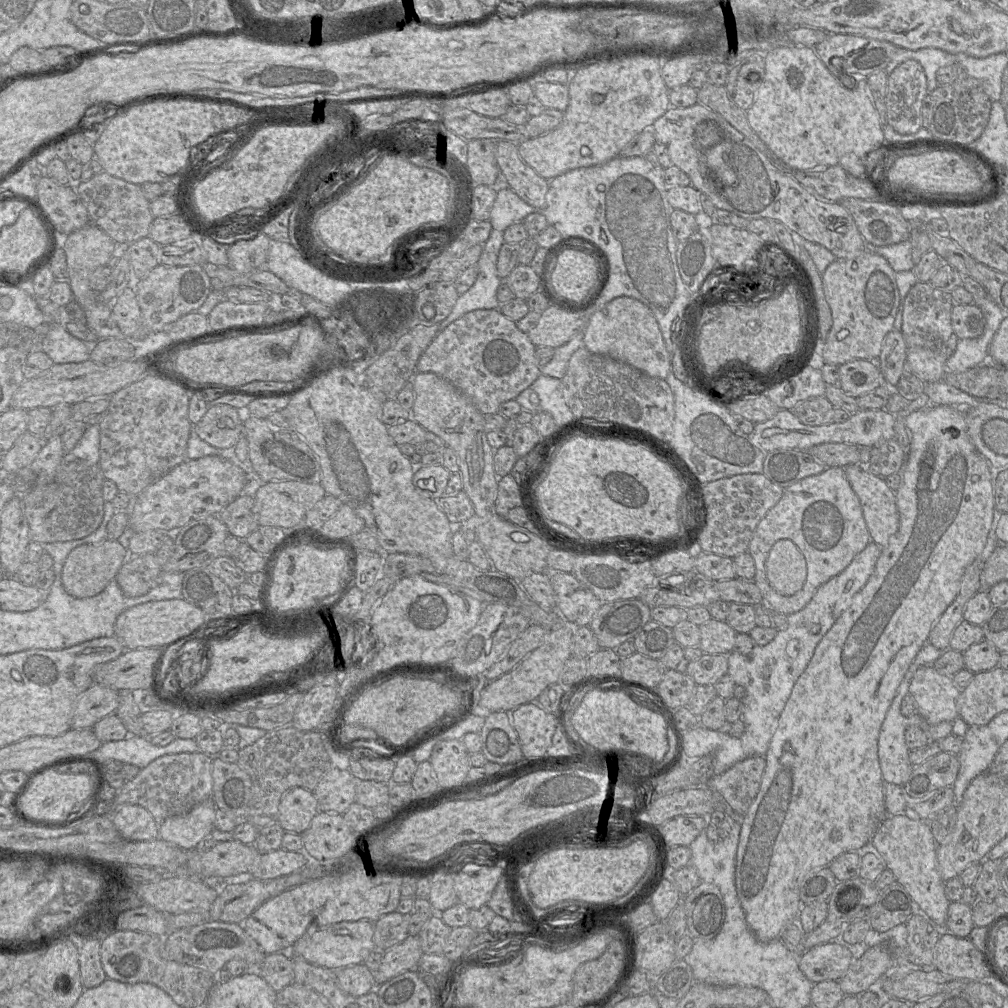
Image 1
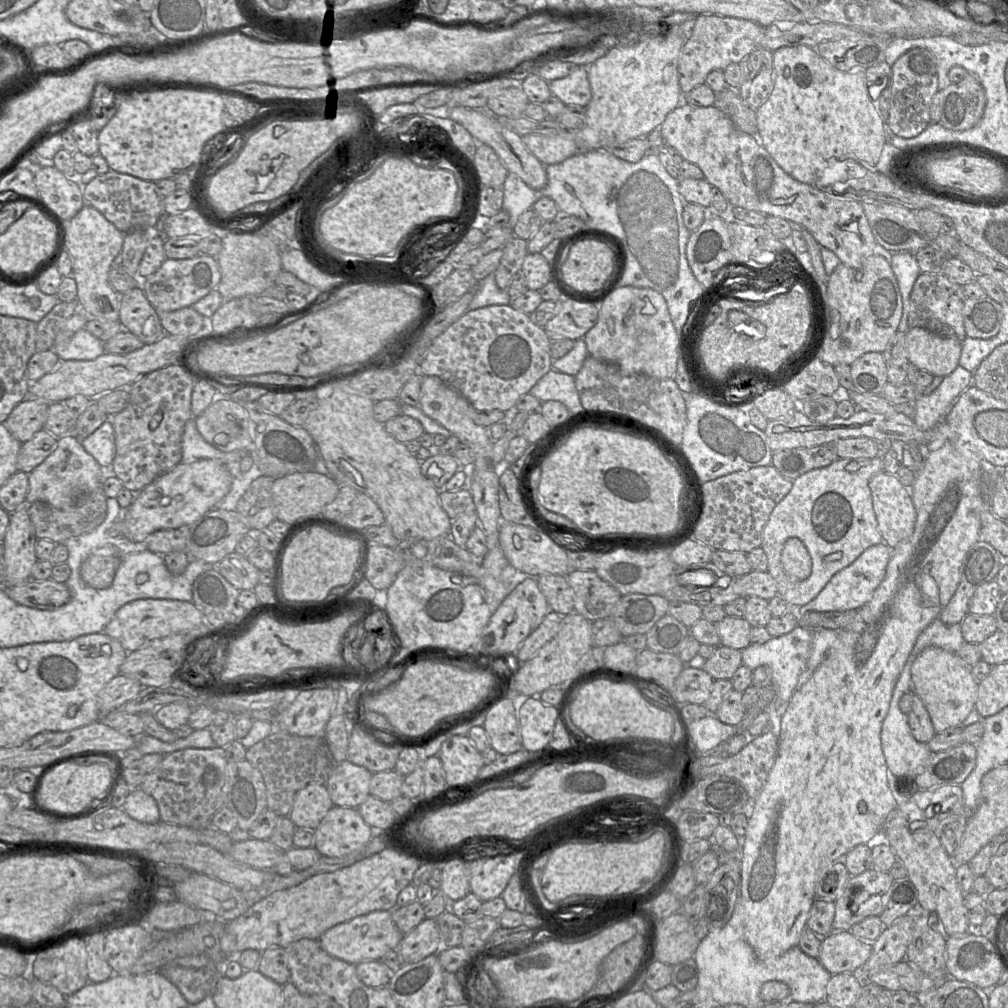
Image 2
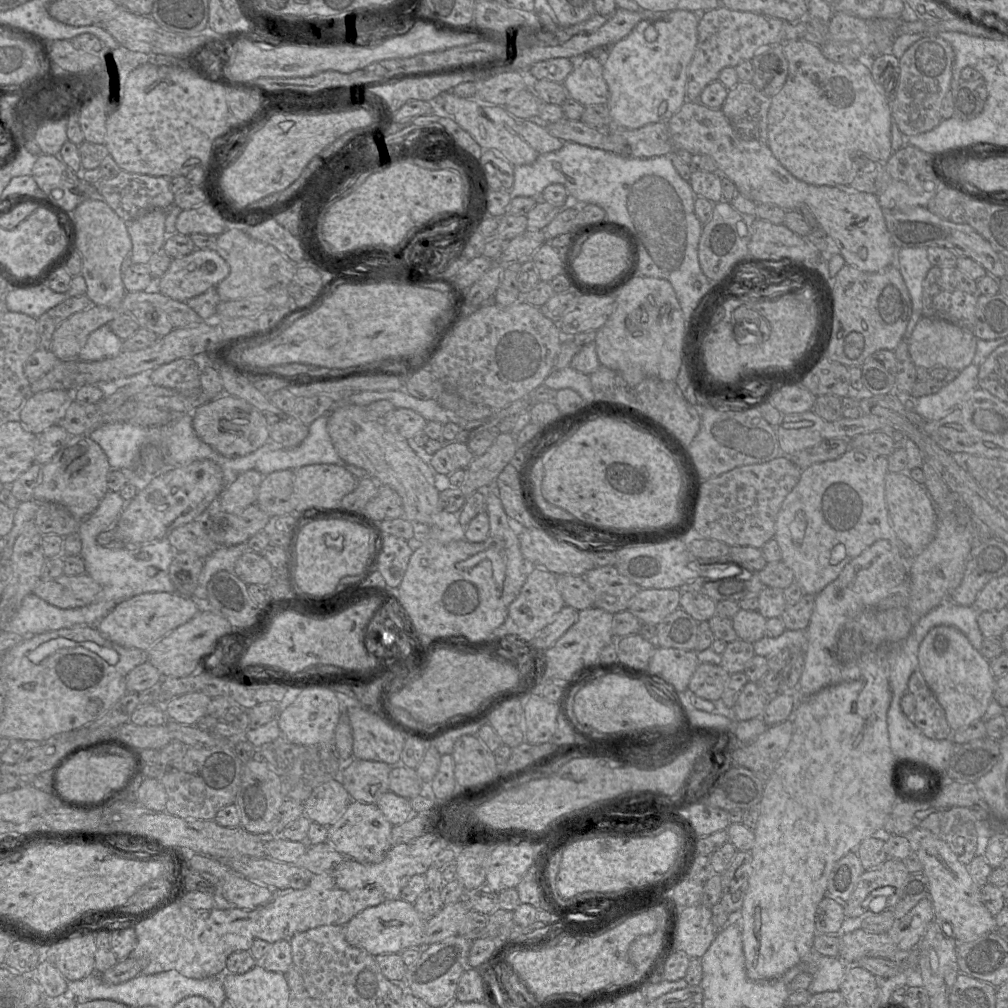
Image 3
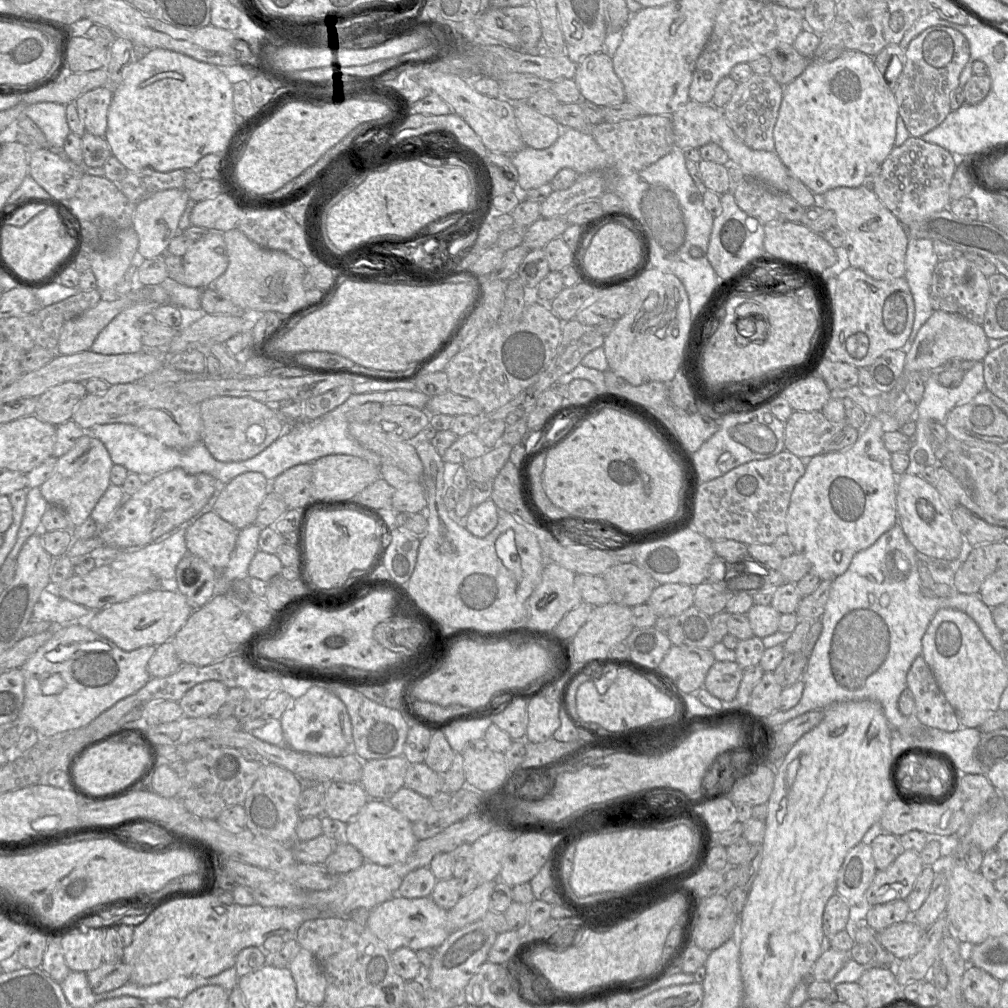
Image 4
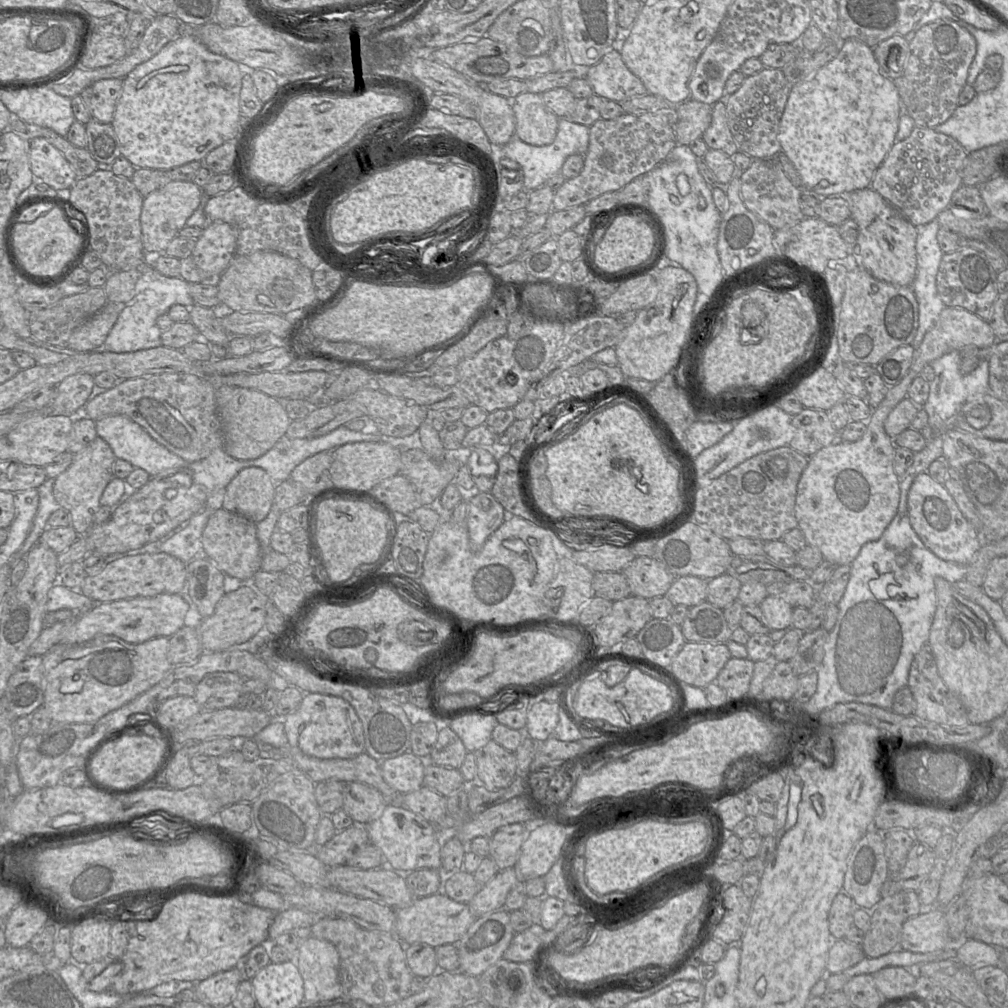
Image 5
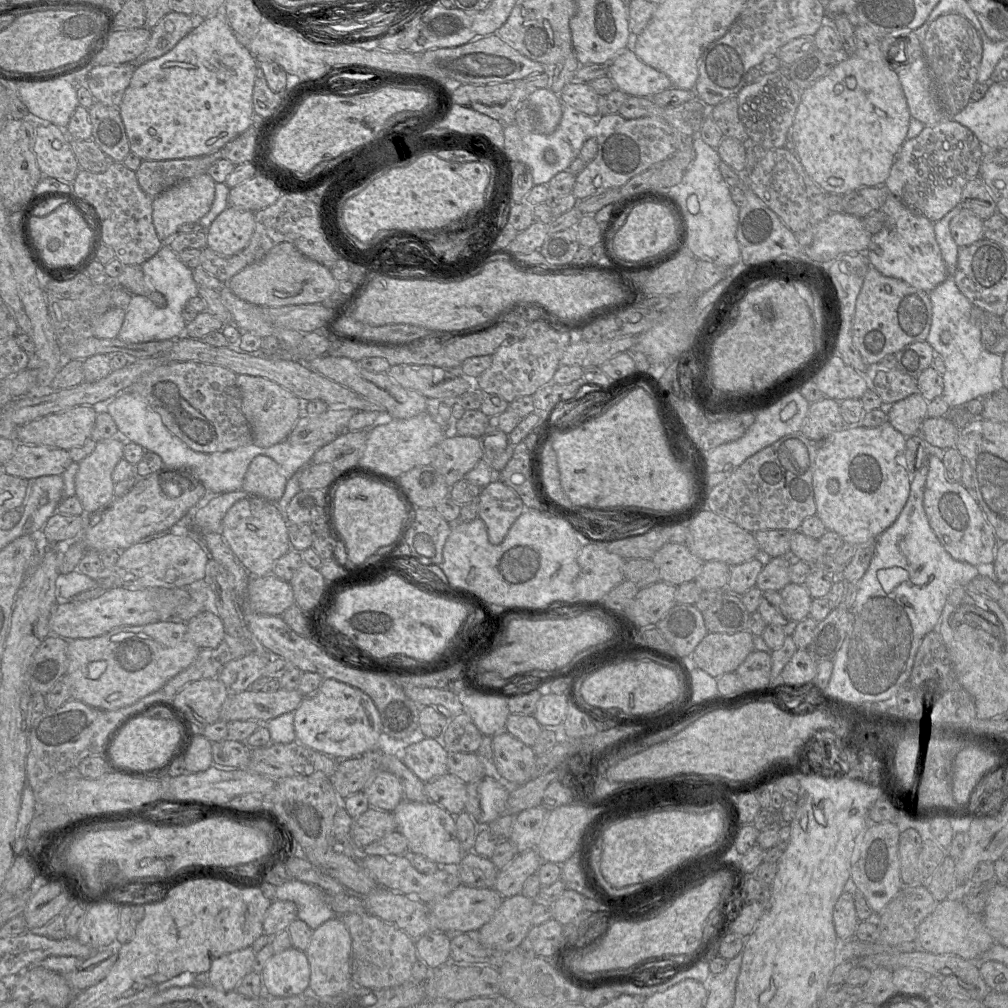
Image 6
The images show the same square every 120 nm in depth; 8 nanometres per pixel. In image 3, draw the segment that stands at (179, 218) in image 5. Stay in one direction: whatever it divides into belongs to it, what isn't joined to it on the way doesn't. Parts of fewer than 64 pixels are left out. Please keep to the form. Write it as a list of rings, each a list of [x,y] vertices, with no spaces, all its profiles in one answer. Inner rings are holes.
[[[154,210],[126,222],[132,241],[130,254],[133,263],[147,263],[151,256],[163,247],[167,237],[165,220],[165,210]]]

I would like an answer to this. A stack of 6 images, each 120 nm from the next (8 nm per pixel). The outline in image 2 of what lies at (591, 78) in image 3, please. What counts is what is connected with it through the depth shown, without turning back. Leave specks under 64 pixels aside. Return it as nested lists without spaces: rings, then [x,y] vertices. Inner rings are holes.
[[[576,66],[566,76],[549,82],[551,94],[565,105],[586,106],[591,100],[587,66]]]

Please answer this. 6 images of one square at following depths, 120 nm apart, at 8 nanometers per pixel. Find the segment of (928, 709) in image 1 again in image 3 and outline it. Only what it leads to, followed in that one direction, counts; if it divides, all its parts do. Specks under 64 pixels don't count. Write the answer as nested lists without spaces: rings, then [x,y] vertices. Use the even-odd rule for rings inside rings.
[[[936,626],[924,637],[918,651],[918,669],[943,707],[953,731],[980,720],[994,700],[996,678],[989,660],[976,650],[968,638],[952,626]]]

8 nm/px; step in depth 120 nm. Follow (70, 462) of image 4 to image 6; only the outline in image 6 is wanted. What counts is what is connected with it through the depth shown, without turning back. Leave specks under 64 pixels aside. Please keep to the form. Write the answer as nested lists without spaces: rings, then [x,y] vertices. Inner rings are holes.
[[[108,438],[96,444],[94,450],[78,466],[74,478],[74,492],[85,515],[90,515],[114,497],[112,472],[123,458],[124,440]]]

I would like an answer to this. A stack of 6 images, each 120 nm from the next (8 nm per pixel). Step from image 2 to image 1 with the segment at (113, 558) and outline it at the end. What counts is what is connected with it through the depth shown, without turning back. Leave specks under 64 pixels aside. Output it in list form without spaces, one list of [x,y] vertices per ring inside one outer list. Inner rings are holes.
[[[105,539],[100,543],[76,547],[67,556],[61,574],[64,590],[75,598],[88,598],[101,593],[115,579],[128,559],[128,551],[118,540]]]

